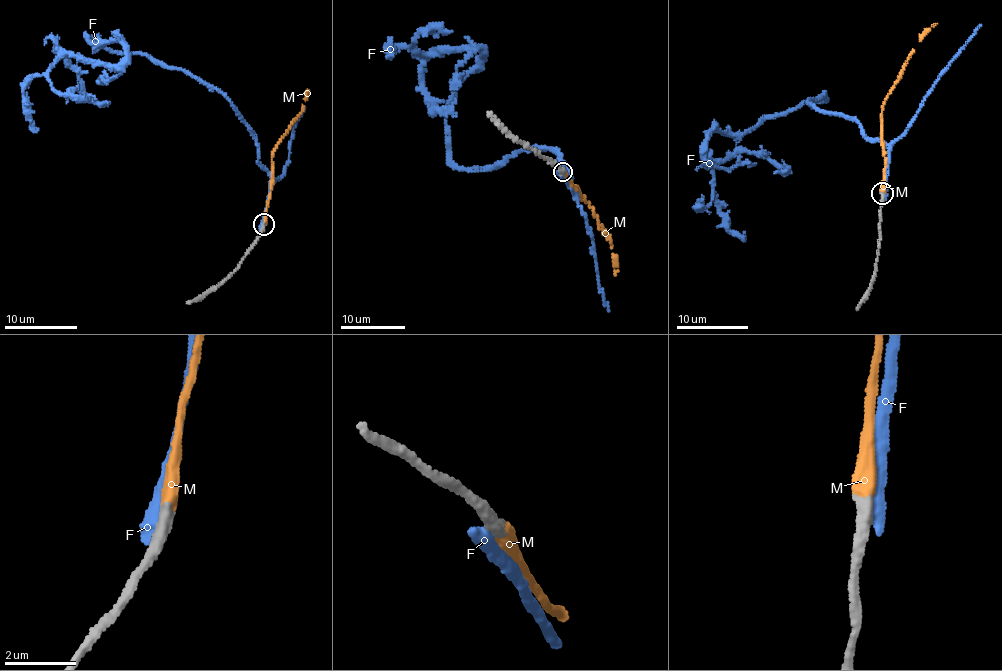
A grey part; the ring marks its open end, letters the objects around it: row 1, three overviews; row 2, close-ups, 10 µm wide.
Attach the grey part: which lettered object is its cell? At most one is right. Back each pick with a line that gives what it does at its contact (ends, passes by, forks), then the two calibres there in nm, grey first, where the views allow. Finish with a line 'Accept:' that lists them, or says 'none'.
M: it ends | 400/440 nm
Accept: M

